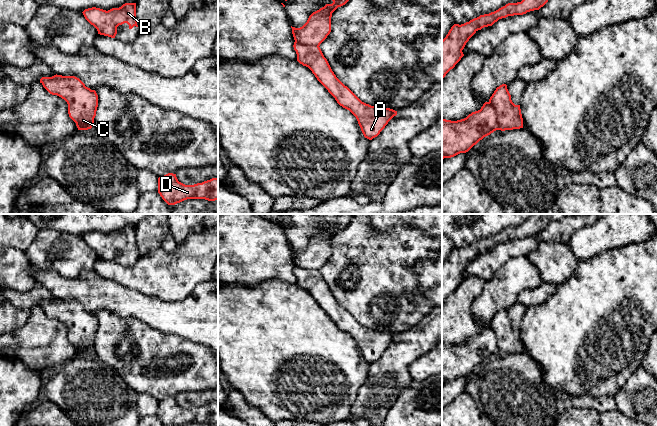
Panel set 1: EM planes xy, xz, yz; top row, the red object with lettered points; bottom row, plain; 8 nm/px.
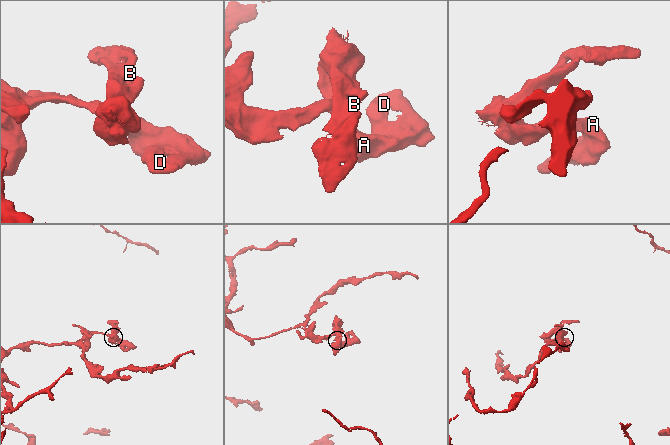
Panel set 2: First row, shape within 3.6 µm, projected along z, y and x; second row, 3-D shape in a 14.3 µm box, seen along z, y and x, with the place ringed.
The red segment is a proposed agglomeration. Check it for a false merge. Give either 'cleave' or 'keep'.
cleave

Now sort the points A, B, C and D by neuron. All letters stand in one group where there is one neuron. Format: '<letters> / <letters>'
A C D / B

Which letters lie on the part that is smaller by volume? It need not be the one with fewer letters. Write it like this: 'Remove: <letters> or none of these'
Remove: B

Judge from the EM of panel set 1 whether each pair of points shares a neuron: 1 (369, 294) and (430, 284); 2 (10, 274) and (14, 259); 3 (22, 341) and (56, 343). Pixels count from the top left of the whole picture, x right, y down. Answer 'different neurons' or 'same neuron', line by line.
1: different neurons
2: same neuron
3: same neuron

